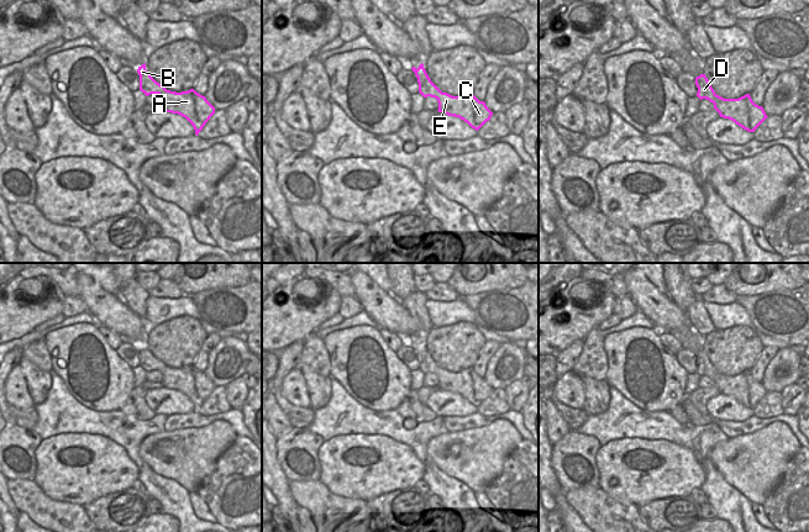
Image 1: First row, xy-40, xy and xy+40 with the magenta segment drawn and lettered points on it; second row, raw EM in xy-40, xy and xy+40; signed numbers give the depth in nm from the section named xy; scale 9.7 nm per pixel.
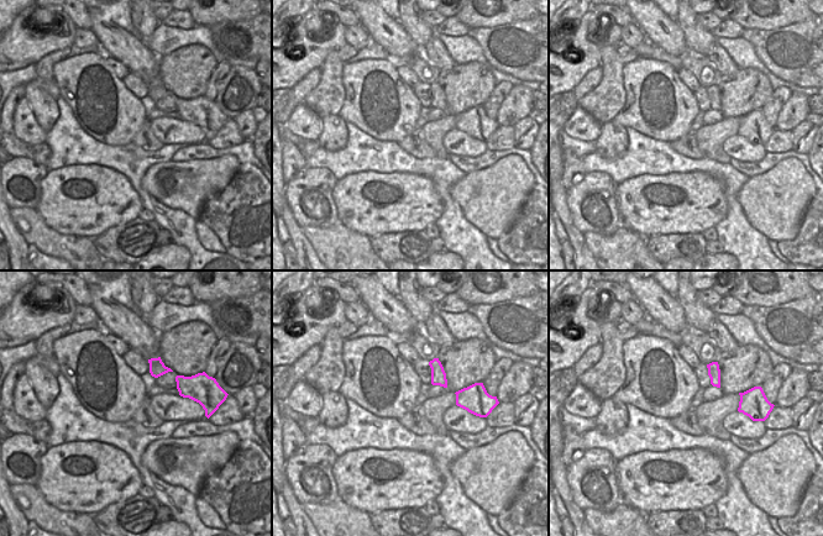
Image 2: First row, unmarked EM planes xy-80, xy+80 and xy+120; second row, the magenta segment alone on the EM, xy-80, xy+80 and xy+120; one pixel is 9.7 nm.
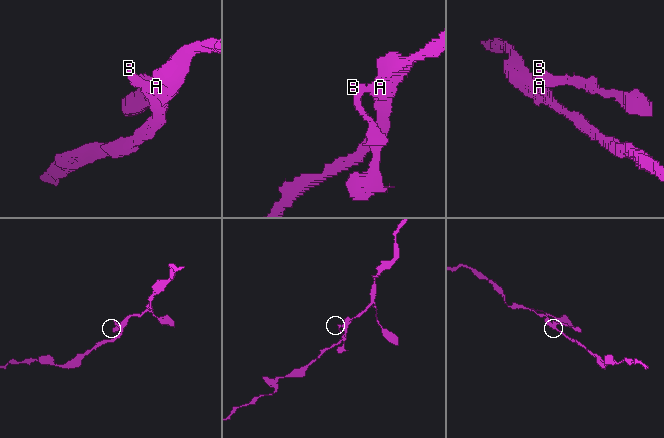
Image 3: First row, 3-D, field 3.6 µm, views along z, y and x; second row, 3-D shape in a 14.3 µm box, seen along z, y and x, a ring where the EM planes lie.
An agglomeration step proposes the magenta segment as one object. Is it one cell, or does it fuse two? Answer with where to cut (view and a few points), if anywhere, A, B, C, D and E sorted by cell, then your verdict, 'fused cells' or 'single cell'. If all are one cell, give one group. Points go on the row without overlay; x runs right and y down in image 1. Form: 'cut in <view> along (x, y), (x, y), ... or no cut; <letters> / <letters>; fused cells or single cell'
cut in xy along (441, 368), (437, 375); A C E / B D; fused cells

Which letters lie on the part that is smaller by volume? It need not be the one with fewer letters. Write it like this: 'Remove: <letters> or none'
Remove: B, D

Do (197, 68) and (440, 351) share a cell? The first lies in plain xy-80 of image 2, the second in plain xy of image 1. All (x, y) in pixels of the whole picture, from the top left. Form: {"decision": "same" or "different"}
{"decision": "same"}

